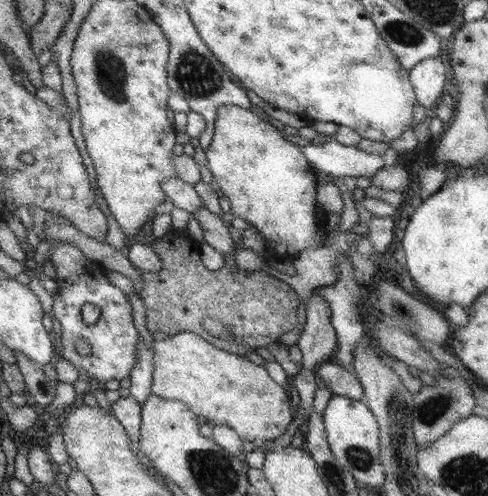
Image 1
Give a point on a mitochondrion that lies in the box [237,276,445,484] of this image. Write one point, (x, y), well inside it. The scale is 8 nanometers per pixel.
(360, 459)

